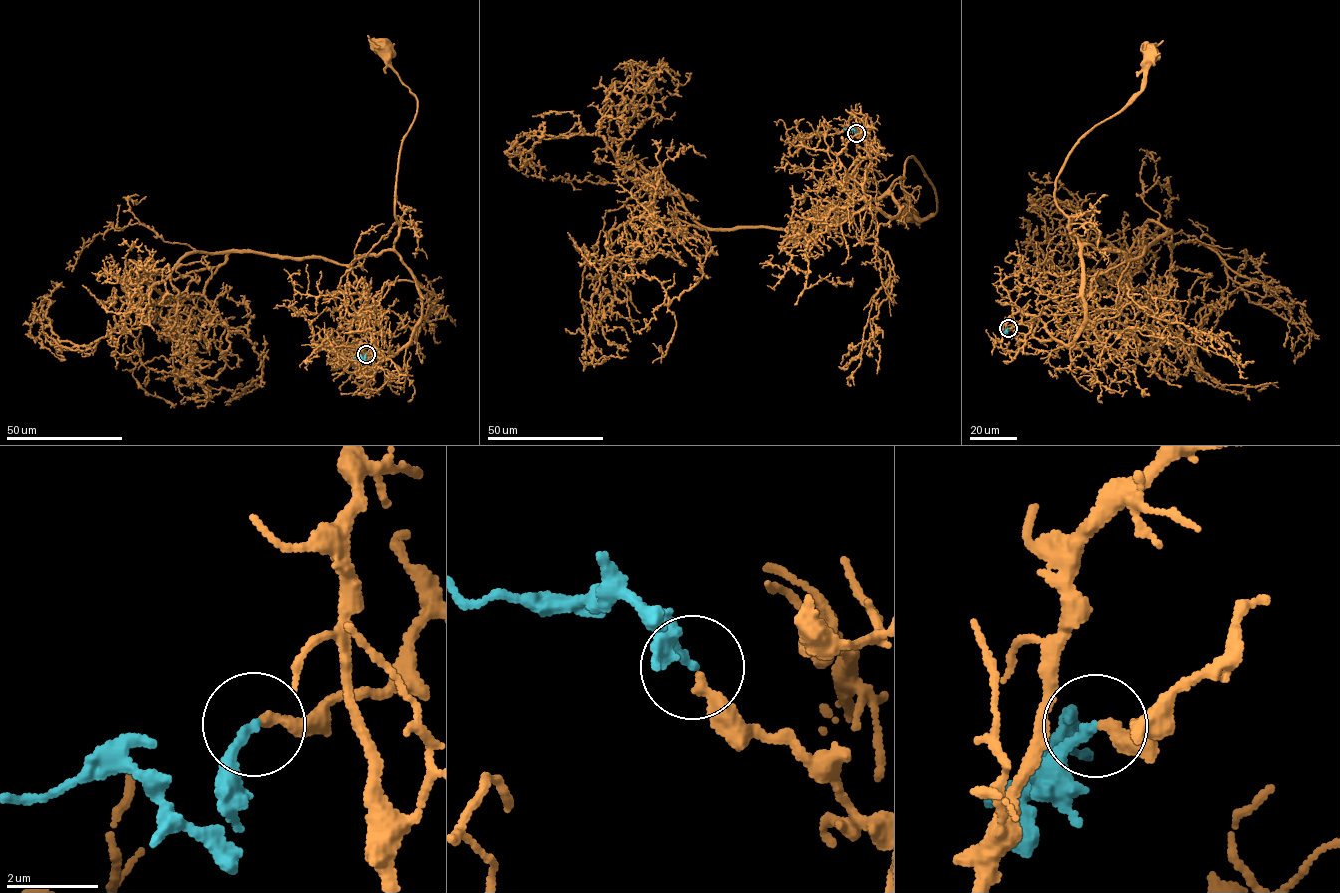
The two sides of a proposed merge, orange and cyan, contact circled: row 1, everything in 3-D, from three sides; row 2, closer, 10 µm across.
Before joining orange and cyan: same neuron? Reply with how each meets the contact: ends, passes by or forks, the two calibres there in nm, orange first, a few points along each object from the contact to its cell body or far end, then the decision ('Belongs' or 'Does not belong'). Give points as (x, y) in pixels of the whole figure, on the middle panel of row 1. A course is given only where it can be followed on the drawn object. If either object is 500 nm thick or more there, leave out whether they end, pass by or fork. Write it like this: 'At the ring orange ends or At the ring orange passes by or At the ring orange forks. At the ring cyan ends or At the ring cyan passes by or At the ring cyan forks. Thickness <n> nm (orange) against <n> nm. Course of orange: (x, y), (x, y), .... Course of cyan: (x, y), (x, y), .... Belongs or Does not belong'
At the ring orange ends. At the ring cyan ends. Thickness 280 nm (orange) against 200 nm. Course of orange: (856, 133), (866, 156), (845, 173), (850, 201), (830, 223), (880, 197), (912, 155), (937, 210), (911, 217). Course of cyan: (856, 133), (843, 128). Belongs

